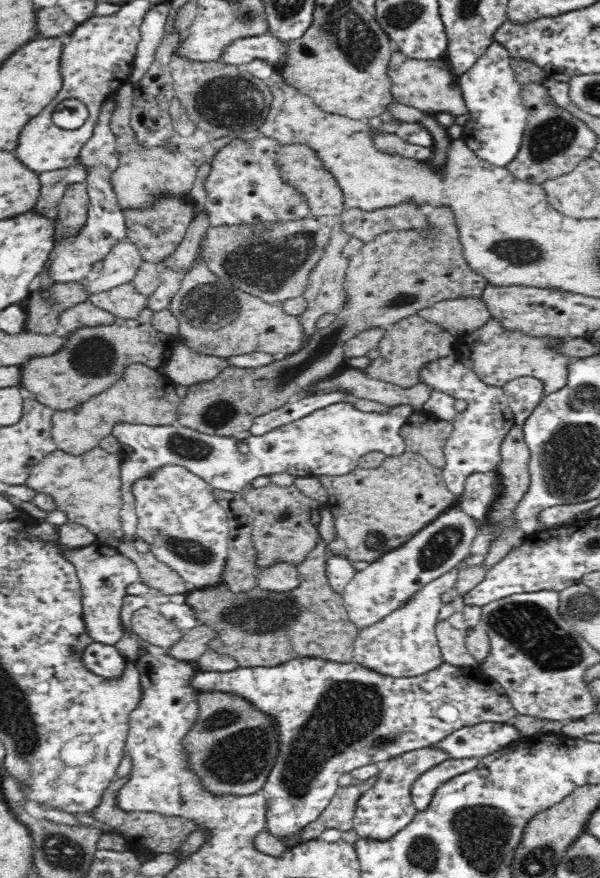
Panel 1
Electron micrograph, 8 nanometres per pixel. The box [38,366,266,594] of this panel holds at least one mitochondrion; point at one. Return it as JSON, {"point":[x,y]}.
{"point":[192,552]}

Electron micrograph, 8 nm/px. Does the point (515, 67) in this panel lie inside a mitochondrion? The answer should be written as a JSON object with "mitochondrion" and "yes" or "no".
{"mitochondrion":"no"}

